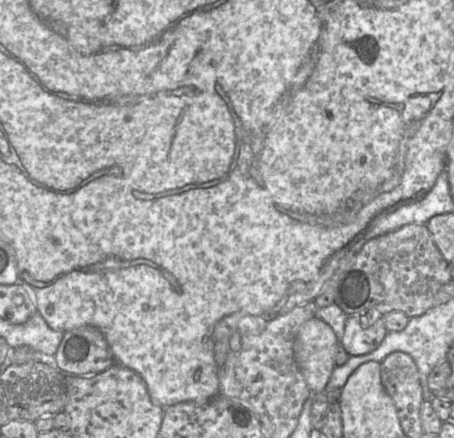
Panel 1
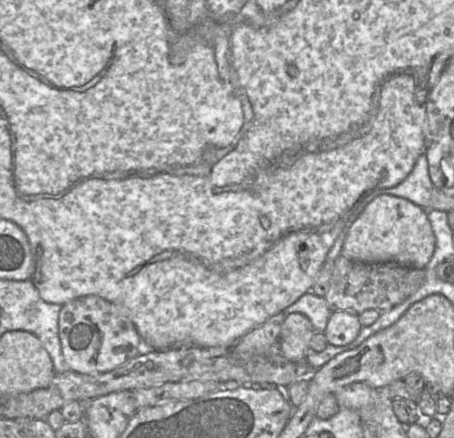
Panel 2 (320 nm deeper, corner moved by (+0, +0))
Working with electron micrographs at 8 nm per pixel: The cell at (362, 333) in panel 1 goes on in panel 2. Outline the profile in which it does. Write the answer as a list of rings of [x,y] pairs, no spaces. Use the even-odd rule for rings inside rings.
[[[339,310],[331,313],[324,335],[329,344],[344,346],[356,339],[361,328],[359,314]]]

